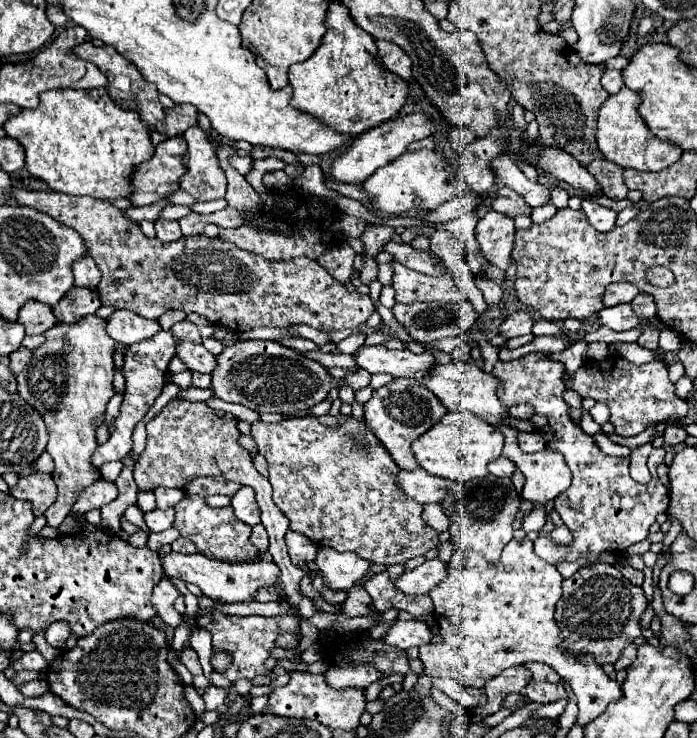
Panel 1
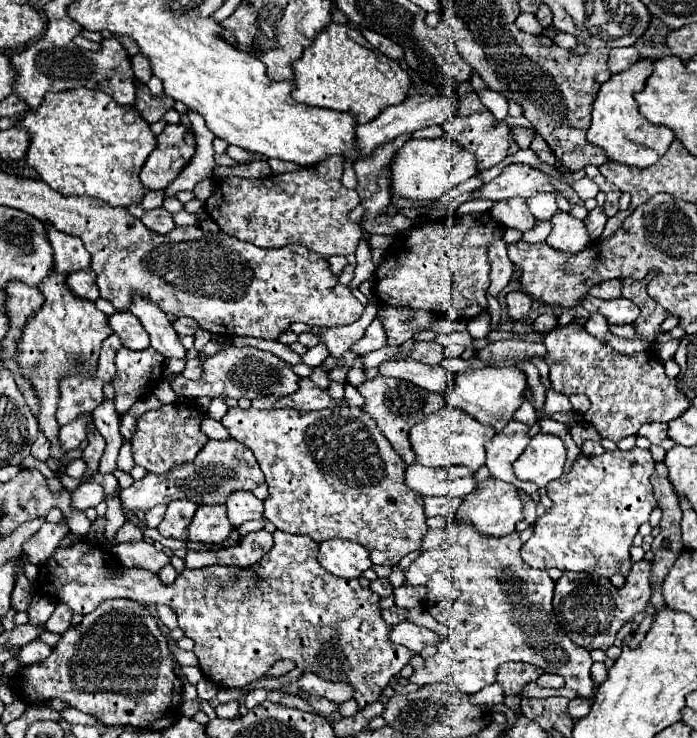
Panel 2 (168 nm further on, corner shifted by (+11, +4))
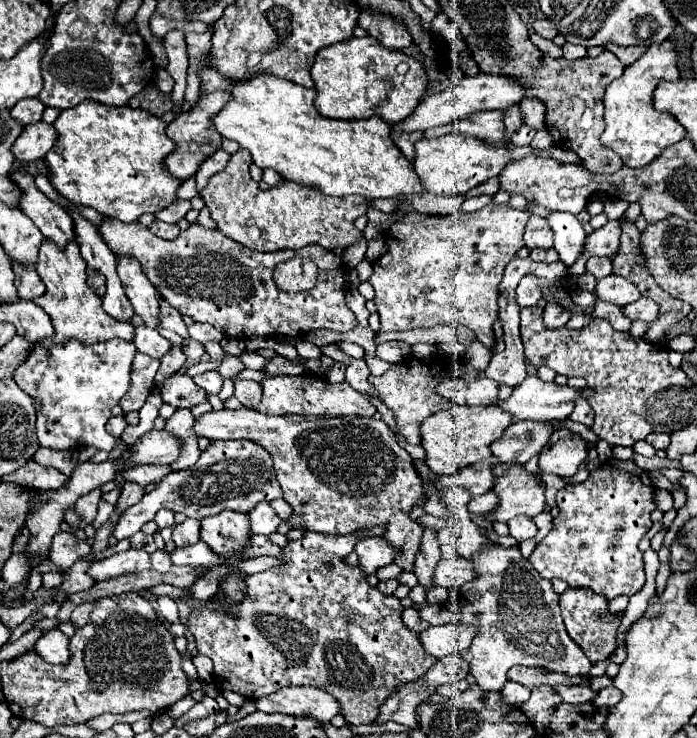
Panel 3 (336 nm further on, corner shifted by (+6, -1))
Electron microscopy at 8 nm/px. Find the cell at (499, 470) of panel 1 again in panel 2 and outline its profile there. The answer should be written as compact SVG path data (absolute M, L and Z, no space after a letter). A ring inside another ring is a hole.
M511 420L501 432L493 436L493 440L489 440L489 444L485 444L485 450L487 450L487 468L493 478L505 480L532 495L538 491L538 487L533 483L520 481L513 474L513 462L527 448L529 440L531 440L529 426Z

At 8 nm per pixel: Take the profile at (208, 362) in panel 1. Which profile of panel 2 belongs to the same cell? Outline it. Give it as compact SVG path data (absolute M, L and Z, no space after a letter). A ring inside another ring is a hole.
M135 294L131 298L129 312L133 312L133 316L139 318L143 328L151 336L151 346L159 354L163 354L165 358L185 358L187 350L181 346L179 336L173 330L167 314L161 308L157 308L157 304L153 304L147 296Z

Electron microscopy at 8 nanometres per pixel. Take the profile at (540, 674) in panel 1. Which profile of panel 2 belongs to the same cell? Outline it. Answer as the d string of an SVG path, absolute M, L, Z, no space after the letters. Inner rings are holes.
M543 674L537 680L537 684L541 688L563 688L565 686L565 680L561 680L561 676L557 676L557 674Z

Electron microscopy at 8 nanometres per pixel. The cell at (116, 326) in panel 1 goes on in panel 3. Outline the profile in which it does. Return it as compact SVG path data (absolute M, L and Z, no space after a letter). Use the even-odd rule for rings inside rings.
M144 325L136 327L132 343L136 345L136 349L140 353L146 353L146 355L150 355L154 359L160 359L170 349L170 341L166 341L158 331L146 329Z

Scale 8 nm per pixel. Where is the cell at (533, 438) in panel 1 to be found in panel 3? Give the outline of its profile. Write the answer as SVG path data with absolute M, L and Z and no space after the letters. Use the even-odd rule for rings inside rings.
M528 375L520 385L516 385L508 399L496 399L494 405L500 405L512 415L512 423L530 419L530 421L552 421L552 419L566 419L570 417L578 393L572 387L560 387L556 383L544 383L538 375Z

